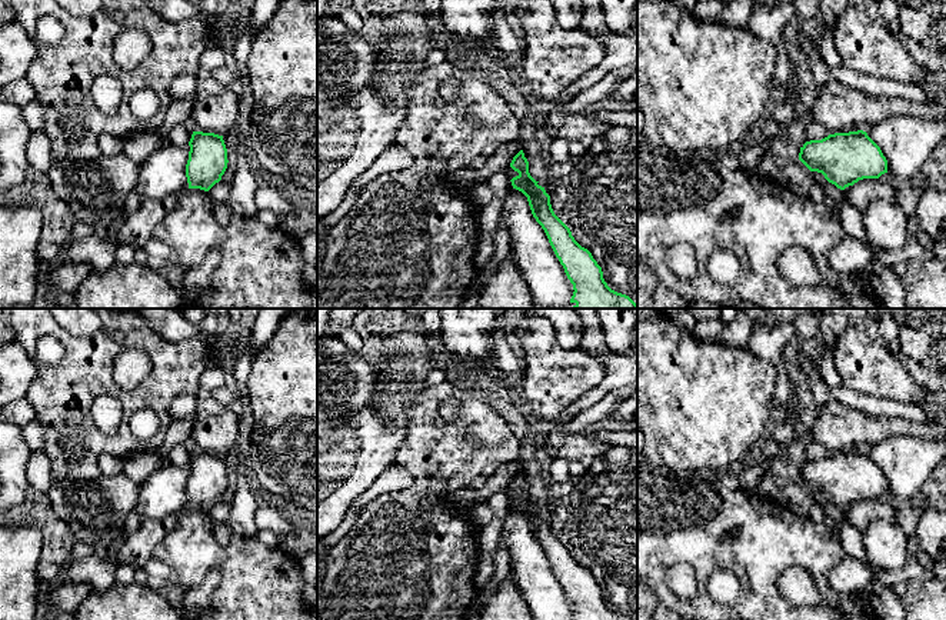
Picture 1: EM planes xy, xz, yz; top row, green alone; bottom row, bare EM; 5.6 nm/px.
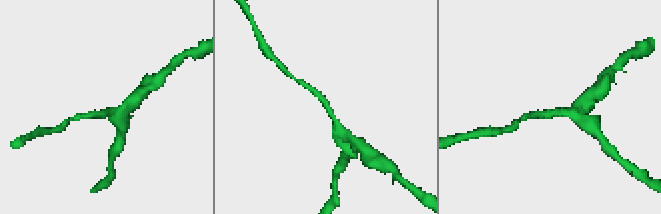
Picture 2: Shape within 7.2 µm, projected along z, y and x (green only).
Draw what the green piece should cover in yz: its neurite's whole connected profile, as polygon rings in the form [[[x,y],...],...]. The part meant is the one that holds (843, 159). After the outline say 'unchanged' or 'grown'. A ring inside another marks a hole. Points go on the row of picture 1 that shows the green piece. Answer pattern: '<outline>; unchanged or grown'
[[[866,131],[829,134],[822,140],[806,141],[799,160],[845,190],[863,179],[879,179],[887,173],[887,160]]]; unchanged

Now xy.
[[[193,131],[189,146],[190,151],[186,164],[189,189],[209,191],[221,180],[227,169],[227,149],[223,136]]]; unchanged

